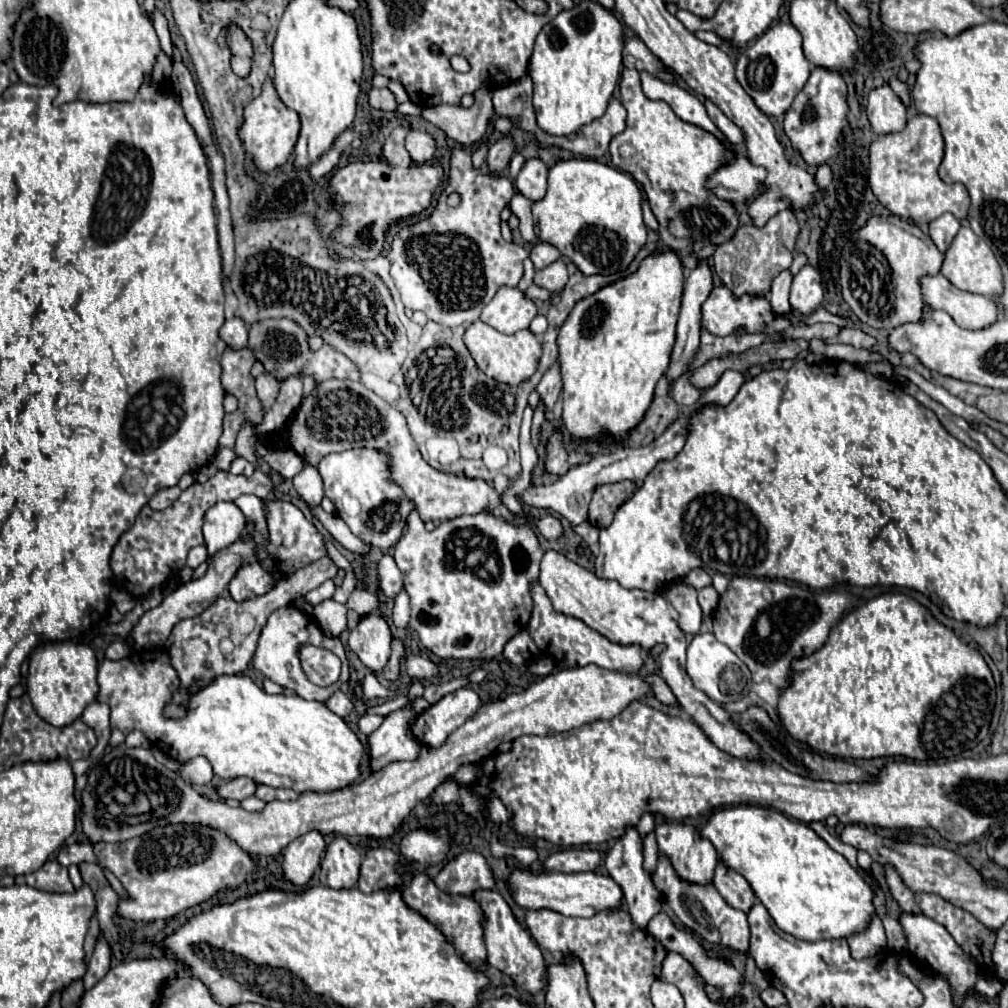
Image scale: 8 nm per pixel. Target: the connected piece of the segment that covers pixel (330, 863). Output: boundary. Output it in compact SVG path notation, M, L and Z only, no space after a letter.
M335 837L325 851L325 859L321 861L319 879L331 889L351 889L357 885L359 869L359 851L345 837Z

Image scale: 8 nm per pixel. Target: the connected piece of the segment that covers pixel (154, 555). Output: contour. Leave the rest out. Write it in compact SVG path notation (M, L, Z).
M255 469L253 477L243 475L231 475L225 471L219 471L215 477L211 477L207 483L193 483L187 487L181 497L167 507L165 511L151 511L149 507L143 507L137 515L135 525L121 535L117 547L111 555L111 569L117 577L117 581L133 595L143 597L147 595L155 585L165 583L167 579L175 577L183 567L189 549L203 543L203 517L207 509L219 501L235 501L243 493L253 493L261 499L265 499L275 485L281 485L283 477L273 473L263 473Z

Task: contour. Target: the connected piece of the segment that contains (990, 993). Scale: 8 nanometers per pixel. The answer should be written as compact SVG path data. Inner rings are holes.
M981 977L977 983L975 983L975 989L987 997L997 997L999 995L999 989L1001 989L1001 983L999 981L993 981L991 977Z

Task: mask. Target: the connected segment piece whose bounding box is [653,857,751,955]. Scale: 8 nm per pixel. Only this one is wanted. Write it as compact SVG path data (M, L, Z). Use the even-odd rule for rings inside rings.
M659 857L657 869L653 873L653 883L659 891L663 891L667 905L681 919L681 923L685 927L693 929L709 945L721 945L721 947L725 947L733 953L741 953L741 955L749 953L751 931L747 925L747 915L743 911L737 911L731 905L727 905L725 899L717 893L717 889L713 885L701 887L701 885L691 885L687 881L681 881L665 857Z

